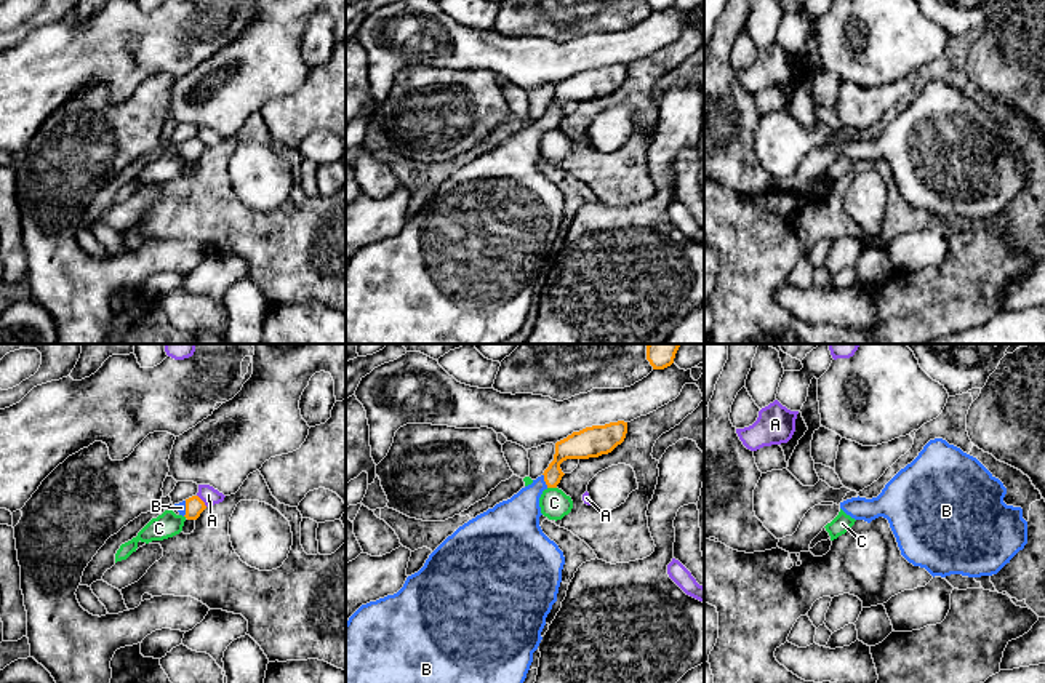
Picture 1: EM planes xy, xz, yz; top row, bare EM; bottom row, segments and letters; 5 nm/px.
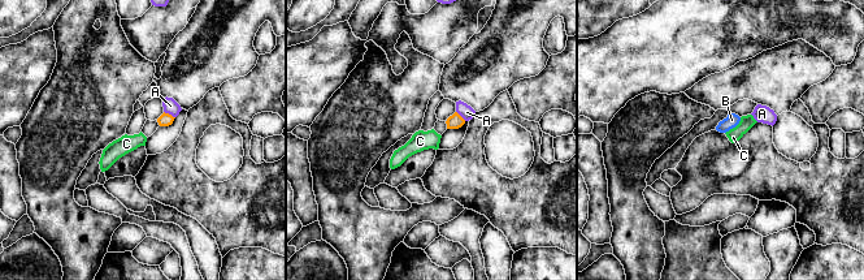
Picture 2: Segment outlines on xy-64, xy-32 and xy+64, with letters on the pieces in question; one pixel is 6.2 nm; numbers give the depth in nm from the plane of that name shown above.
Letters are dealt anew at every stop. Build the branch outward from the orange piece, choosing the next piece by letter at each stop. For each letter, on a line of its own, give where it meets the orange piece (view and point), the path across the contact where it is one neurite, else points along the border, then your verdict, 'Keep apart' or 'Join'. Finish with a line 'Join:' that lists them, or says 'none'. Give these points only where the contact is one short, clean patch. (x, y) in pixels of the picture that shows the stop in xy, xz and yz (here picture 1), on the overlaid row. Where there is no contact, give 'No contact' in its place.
A: Touches orange at xy (202, 501). Boundary: xy (197, 495), (207, 506). Keep apart
B: Touches orange at xz (544, 480). Path across: xz (580, 445), (572, 447), (544, 480), (528, 496), (516, 520). Join
C: Touches orange at xz (552, 487). Boundary: xz (548, 487), (556, 488). Keep apart
Join: B

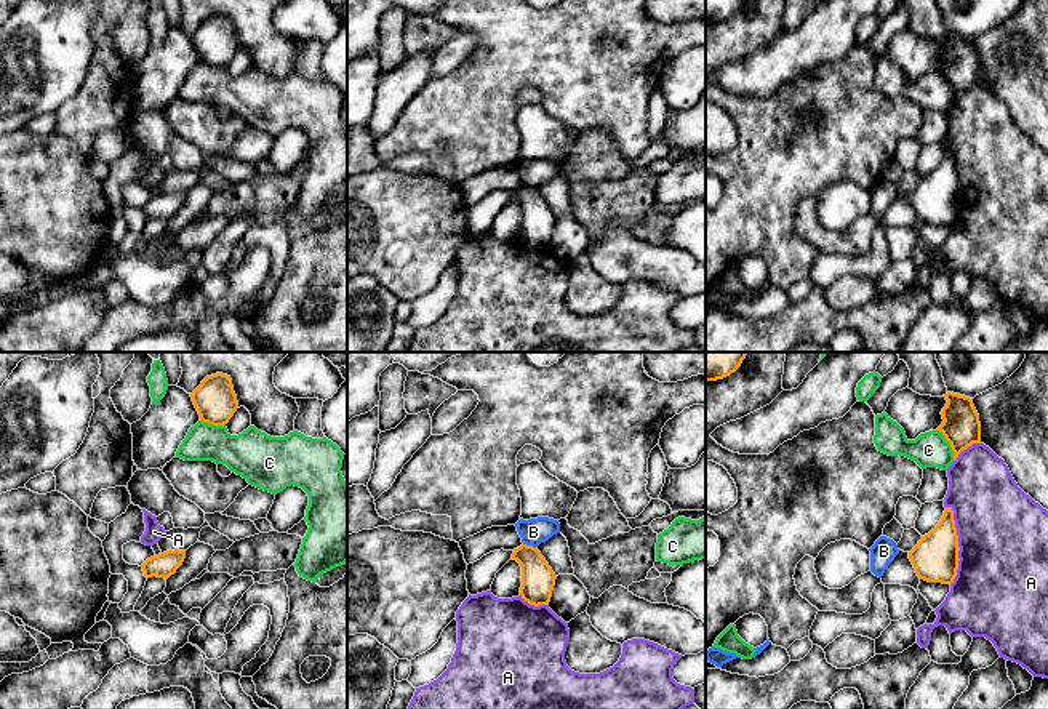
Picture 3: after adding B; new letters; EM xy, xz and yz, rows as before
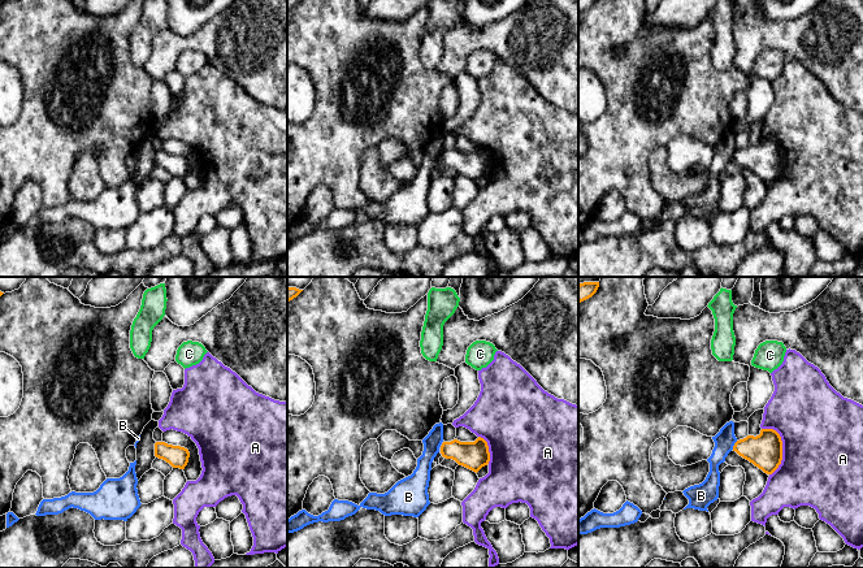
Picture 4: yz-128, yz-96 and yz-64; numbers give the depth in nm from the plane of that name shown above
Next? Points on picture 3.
A: Touches orange at yz (957, 544). Keep apart
B: Touches orange at xz (530, 546). Keep apart
C: Touches orange at yz (951, 445). Keep apart
Join: none

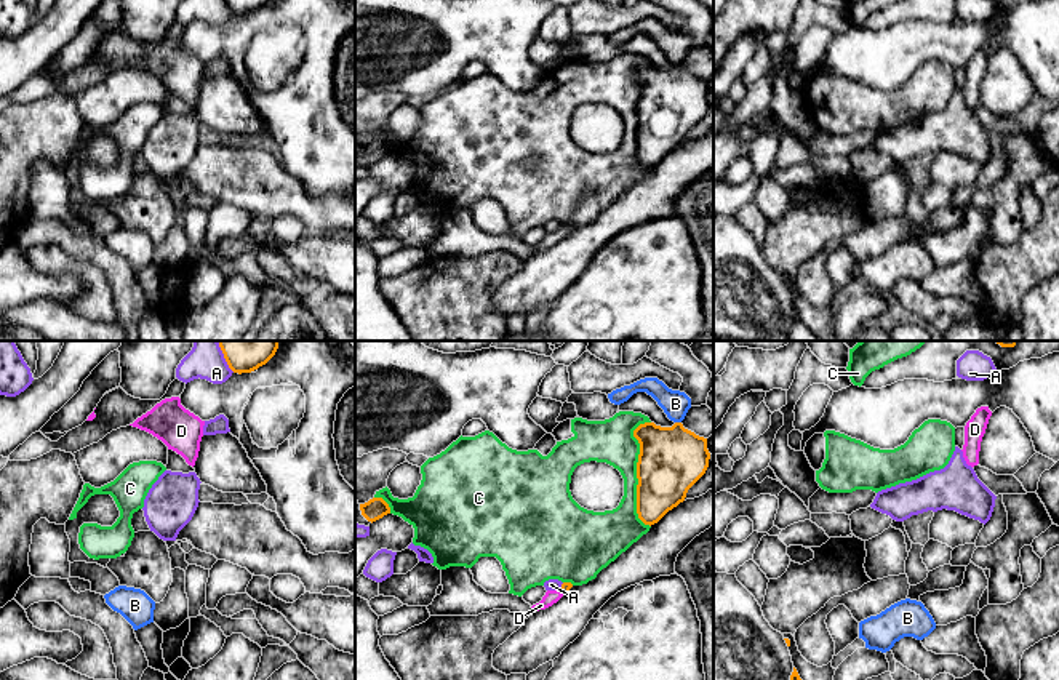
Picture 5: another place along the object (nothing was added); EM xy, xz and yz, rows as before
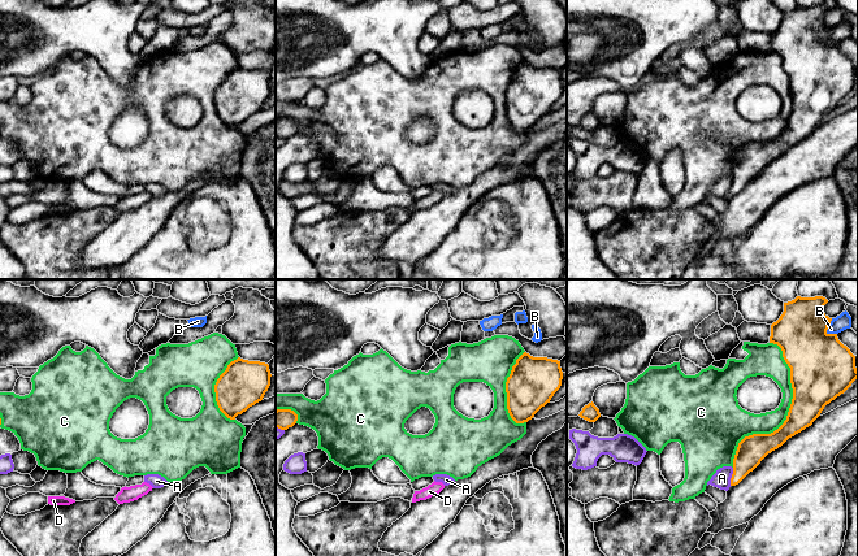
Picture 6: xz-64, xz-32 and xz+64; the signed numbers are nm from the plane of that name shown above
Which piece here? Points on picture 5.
A: Touches orange at xy (224, 357). Keep apart
B: Touches orange at xz (679, 423). Keep apart
C: Touches orange at xz (637, 474). Keep apart
D: Touches orange at xz (562, 592). Path across: xz (565, 588), (562, 592), (551, 597). Join
Join: D

